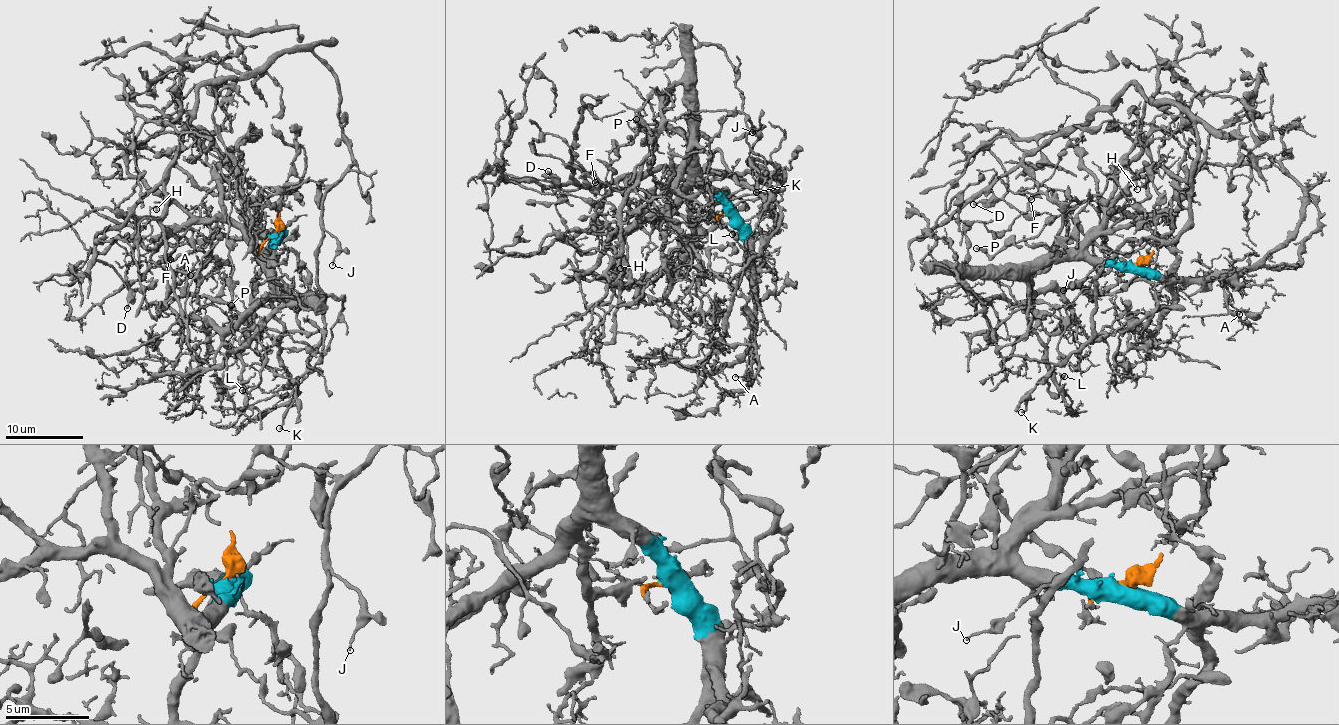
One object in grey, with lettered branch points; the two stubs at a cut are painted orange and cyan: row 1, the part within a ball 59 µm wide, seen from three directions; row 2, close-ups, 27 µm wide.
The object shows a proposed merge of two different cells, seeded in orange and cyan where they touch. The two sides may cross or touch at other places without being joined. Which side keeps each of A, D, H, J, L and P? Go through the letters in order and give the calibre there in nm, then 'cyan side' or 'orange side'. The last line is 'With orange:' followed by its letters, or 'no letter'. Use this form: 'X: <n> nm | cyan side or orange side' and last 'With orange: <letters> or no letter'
A: 50 nm | cyan side
D: 200 nm | orange side
H: 160 nm | cyan side
J: 120 nm | orange side
L: 110 nm | cyan side
P: 240 nm | orange side
With orange: D, J, P

